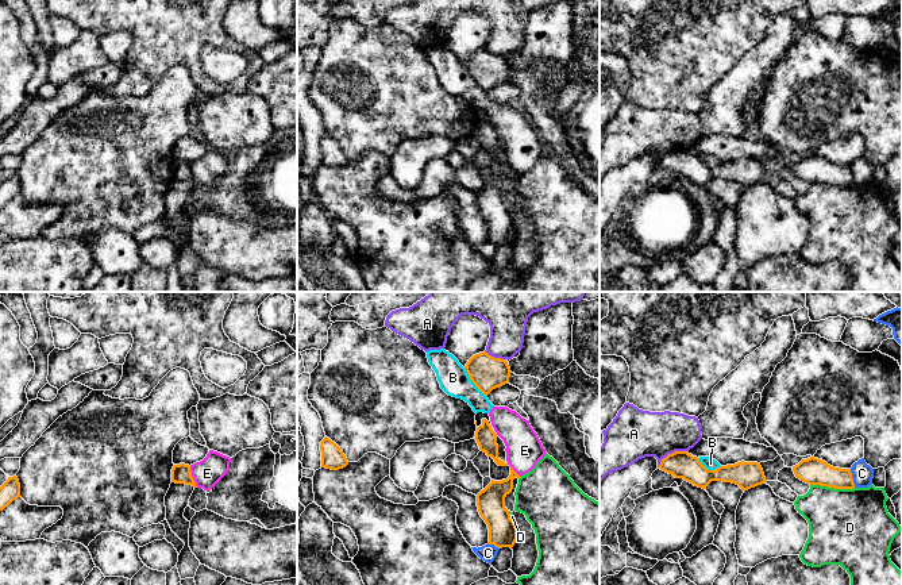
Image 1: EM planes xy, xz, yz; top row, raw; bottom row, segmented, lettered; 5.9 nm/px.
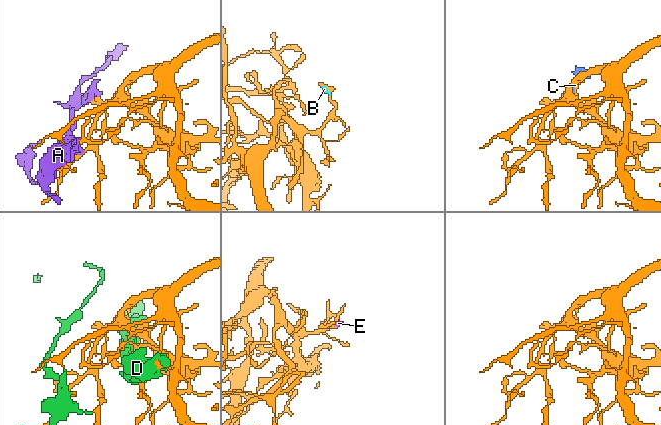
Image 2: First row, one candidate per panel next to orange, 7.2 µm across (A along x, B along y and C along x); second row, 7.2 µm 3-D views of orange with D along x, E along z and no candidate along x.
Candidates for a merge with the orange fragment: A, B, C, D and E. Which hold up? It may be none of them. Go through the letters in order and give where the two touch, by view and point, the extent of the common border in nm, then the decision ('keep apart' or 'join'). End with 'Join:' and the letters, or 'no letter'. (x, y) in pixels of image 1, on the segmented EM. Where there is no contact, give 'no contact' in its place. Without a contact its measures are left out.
A: yz (670, 454) | 200 nm | keep apart
B: xz (473, 381) | 220 nm | keep apart
C: yz (851, 477) | 110 nm | keep apart
D: yz (833, 487) | 280 nm | keep apart
E: xy (192, 477) | 140 nm | keep apart
Join: no letter

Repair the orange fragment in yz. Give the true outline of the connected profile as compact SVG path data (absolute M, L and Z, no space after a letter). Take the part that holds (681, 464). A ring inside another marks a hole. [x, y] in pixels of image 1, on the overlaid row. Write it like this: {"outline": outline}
{"outline": "M687 451L668 454L662 459L659 469L702 489L706 489L712 481L722 481L736 484L745 492L766 482L763 469L758 462L741 461L708 470L697 457Z"}

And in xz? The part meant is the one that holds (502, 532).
{"outline": "M510 467L510 476L492 482L477 494L477 507L489 528L489 544L498 549L513 547L517 540L517 527L505 508L505 497L513 489L513 480L520 476Z"}

